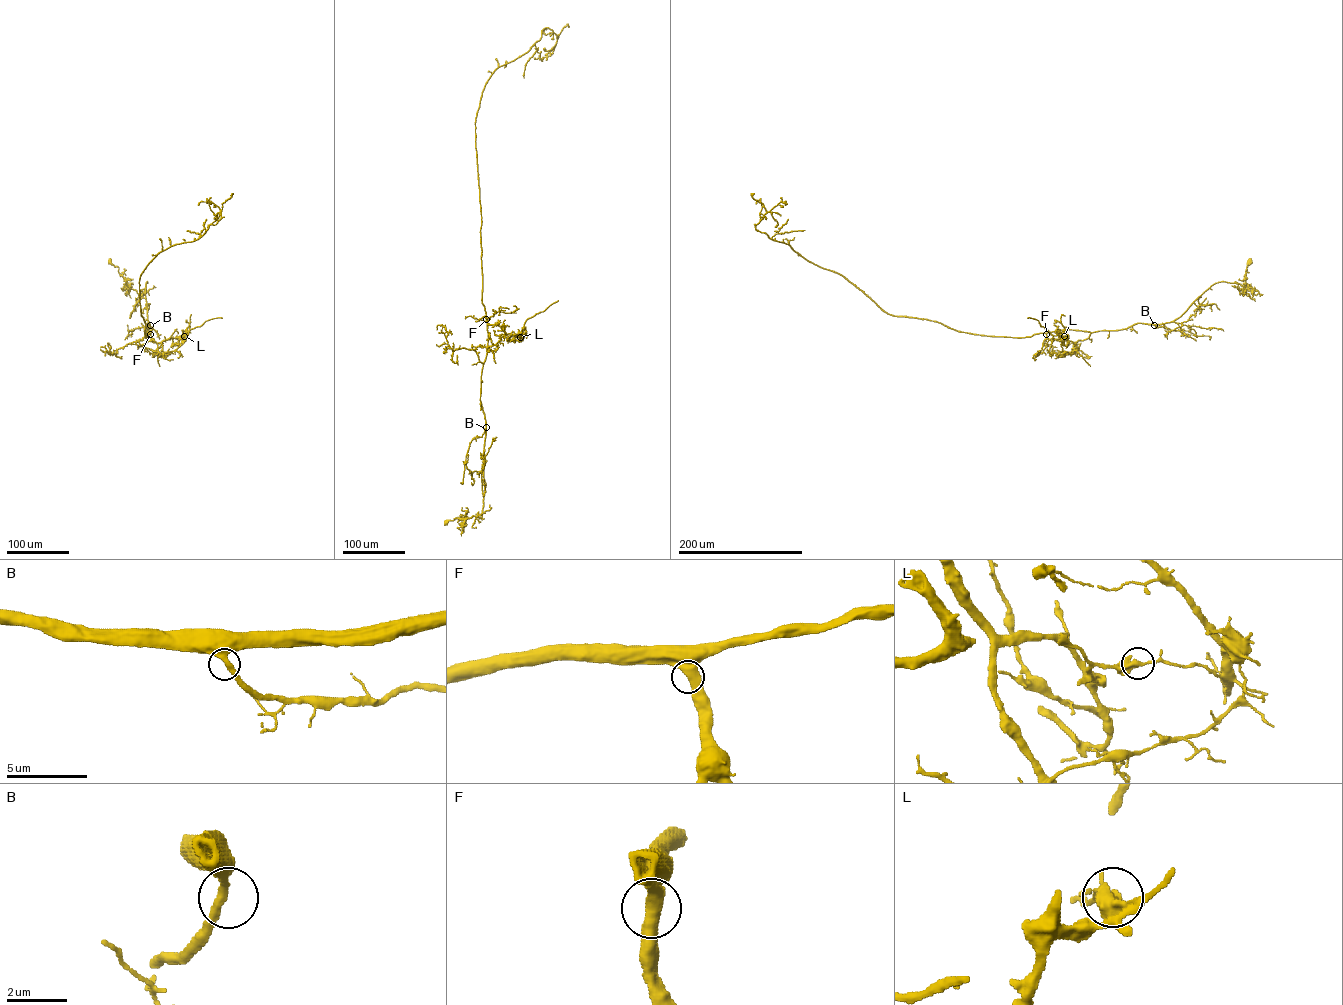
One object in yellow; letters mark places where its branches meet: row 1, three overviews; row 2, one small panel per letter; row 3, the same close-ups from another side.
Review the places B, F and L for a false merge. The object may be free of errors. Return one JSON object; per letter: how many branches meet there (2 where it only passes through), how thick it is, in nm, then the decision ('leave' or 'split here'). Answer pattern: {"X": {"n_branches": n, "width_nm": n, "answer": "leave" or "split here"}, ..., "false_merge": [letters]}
{"B": {"n_branches": 2, "width_nm": 380, "answer": "leave"}, "F": {"n_branches": 2, "width_nm": 550, "answer": "leave"}, "L": {"n_branches": 2, "width_nm": 400, "answer": "split here"}, "false_merge": ["L"]}

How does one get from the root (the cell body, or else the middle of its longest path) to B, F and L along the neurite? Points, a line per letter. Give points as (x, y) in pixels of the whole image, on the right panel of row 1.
B: (1249, 261), (1243, 293), (1245, 288), (1239, 284), (1216, 283), (1179, 317), (1154, 325)
F: (1249, 261), (1243, 293), (1245, 288), (1239, 284), (1216, 283), (1170, 322), (1046, 334)
L: (1249, 261), (1243, 293), (1240, 284), (1219, 282), (1170, 322), (1046, 333), (1052, 342), (1067, 337), (1064, 336)

